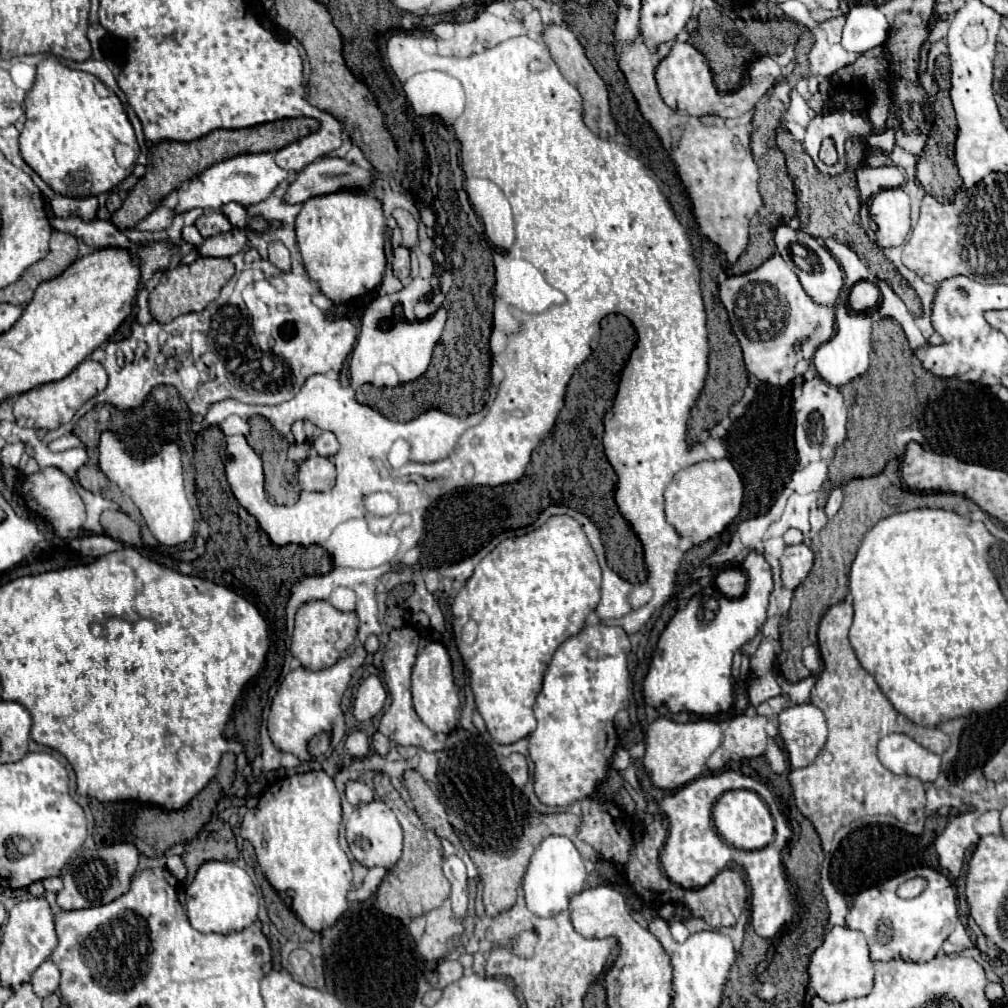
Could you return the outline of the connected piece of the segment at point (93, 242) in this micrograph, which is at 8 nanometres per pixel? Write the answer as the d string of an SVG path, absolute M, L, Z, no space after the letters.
M69 217L69 219L51 219L53 229L61 233L69 233L77 239L83 239L89 247L93 249L103 249L103 247L129 247L129 239L111 223L111 221L83 221L79 217Z

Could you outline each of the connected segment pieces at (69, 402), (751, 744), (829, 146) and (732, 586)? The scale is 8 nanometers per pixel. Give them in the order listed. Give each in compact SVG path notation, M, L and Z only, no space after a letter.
M85 359L71 375L61 381L39 385L31 391L25 391L15 397L13 415L21 427L35 427L35 429L57 429L63 423L69 423L75 411L95 395L99 395L107 387L107 373L103 365L93 359Z
M753 708L753 714L745 713L739 717L733 717L723 731L723 743L719 749L709 757L707 769L709 771L721 771L731 761L741 761L745 757L759 757L765 751L765 723L767 719L757 714Z
M827 138L822 142L819 157L827 165L835 165L838 161L838 154L831 138Z
M741 569L721 571L715 583L727 597L741 597L745 593L745 575Z

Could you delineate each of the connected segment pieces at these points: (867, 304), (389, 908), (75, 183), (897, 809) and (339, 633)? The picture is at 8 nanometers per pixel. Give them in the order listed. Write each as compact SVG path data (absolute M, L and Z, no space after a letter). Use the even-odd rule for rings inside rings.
M859 281L853 287L853 293L855 293L855 311L871 311L881 301L877 285L869 281Z
M409 817L403 823L405 827L405 855L401 857L401 861L391 867L385 875L385 879L381 881L377 893L375 893L375 907L381 913L387 913L389 917L397 917L403 923L421 917L425 913L429 913L429 909L439 907L451 891L449 881L443 877L441 871L441 839L433 833L429 837L429 829L425 829L417 817ZM429 885L429 887L427 887ZM429 895L429 897L427 897Z
M49 57L37 65L37 77L33 87L27 91L25 97L25 129L21 131L19 149L23 161L59 195L67 197L89 197L111 191L119 185L129 171L119 167L113 157L115 143L127 143L137 147L133 127L127 119L127 113L115 93L111 93L97 77L89 73L75 71L59 63L57 57Z
M841 601L833 605L819 623L819 651L825 669L811 691L811 703L825 713L829 737L811 765L791 769L789 773L797 809L815 825L825 853L829 851L837 829L861 817L891 815L903 823L915 823L923 815L923 783L915 777L897 777L877 759L877 743L883 737L889 733L905 733L933 753L941 755L949 749L949 737L939 727L923 727L897 713L875 679L859 665L847 637L851 621L851 603Z
M309 601L297 609L295 631L291 639L291 653L307 669L331 667L341 653L355 641L359 619L355 613L345 613L329 605L327 601Z

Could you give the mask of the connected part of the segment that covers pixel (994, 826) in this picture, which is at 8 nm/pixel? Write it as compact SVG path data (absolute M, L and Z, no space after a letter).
M993 817L993 819L981 819L981 821L975 825L975 831L977 831L979 835L999 833L999 819L997 819L997 821L995 821L995 817Z

